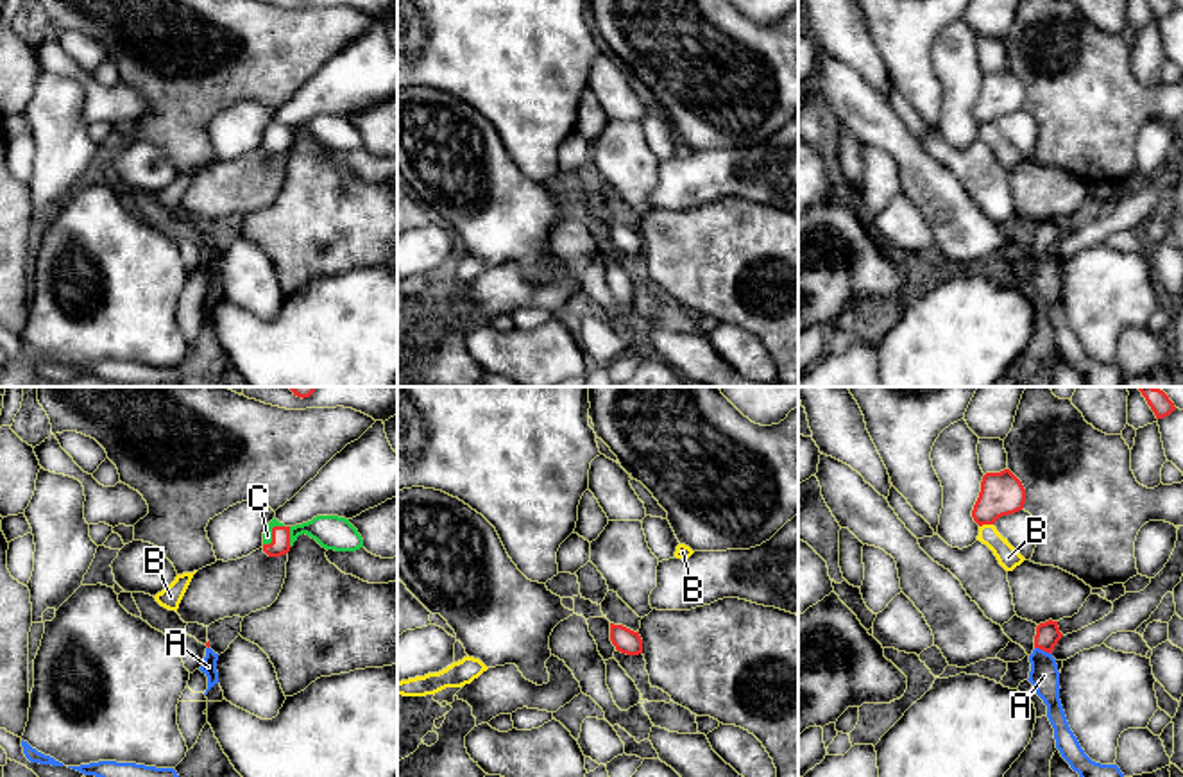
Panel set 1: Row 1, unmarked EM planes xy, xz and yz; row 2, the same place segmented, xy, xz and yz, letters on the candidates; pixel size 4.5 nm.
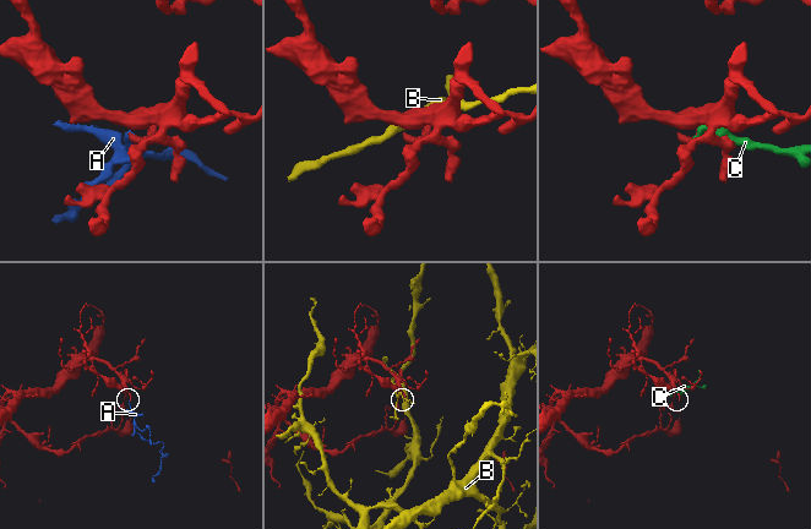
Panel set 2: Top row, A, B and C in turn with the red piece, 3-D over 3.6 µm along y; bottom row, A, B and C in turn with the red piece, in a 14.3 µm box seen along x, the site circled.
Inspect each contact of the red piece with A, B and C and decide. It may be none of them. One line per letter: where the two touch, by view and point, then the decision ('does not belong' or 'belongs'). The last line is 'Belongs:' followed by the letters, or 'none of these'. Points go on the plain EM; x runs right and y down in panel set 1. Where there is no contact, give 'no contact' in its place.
A: yz (1044, 249) | belongs
B: yz (985, 122) | does not belong
C: xy (272, 133) | belongs
Belongs: A, C

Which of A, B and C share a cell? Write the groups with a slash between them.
A C / B

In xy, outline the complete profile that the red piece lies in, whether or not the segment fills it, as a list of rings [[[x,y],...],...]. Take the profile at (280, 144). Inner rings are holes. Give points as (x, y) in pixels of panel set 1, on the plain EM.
[[[317,115],[311,120],[295,125],[285,125],[274,116],[263,131],[263,150],[268,156],[281,156],[290,150],[302,132],[315,138],[326,149],[356,150],[363,147],[363,138],[349,118]]]

